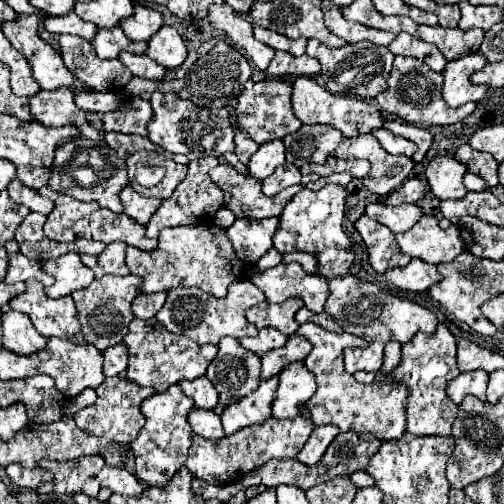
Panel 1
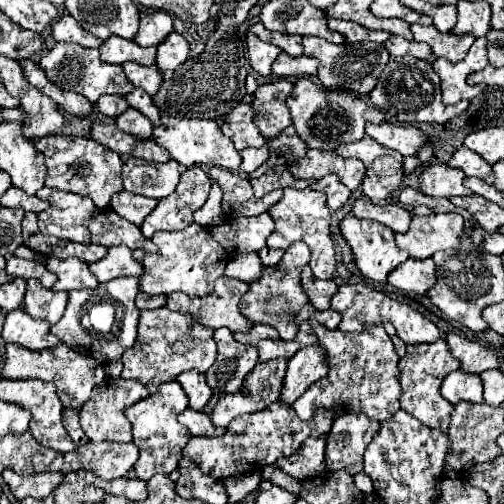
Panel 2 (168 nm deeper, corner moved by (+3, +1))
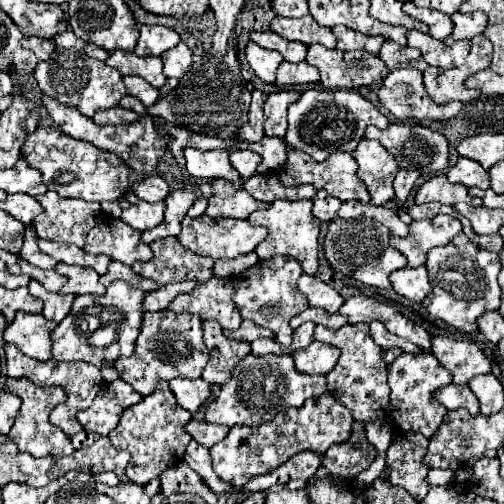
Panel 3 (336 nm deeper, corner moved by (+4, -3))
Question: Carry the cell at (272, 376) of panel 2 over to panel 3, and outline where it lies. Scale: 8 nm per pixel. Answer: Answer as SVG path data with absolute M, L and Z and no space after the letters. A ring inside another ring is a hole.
M248 354L232 372L230 382L226 382L218 394L218 398L206 410L206 422L224 424L224 426L258 426L262 422L272 420L278 412L294 406L300 408L304 400L312 396L320 396L326 392L324 376L308 376L294 370L294 362L290 354L266 354L254 356Z

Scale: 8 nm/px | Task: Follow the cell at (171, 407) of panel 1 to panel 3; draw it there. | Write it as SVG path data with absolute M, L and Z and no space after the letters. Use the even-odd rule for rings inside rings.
M164 380L158 382L158 388L150 396L144 396L142 402L122 412L118 428L110 432L110 442L116 448L124 448L132 454L132 460L126 468L126 476L130 482L144 486L150 480L158 478L166 468L180 464L184 460L186 446L192 440L190 434L184 432L184 426L190 418L192 418L190 412L186 412L184 408L178 408L178 402L174 400L168 388L168 382Z

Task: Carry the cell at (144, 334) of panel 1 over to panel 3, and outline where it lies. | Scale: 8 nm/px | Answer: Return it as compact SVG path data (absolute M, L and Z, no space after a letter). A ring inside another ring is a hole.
M170 310L144 312L140 336L136 340L136 350L130 358L120 358L114 368L120 378L128 382L142 396L154 392L158 380L172 378L200 378L208 362L208 350L202 342L202 320L192 314L174 314Z

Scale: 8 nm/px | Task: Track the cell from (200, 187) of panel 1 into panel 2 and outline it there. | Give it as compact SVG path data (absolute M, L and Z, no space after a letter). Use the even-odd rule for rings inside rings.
M187 168L173 194L163 198L141 226L145 238L159 230L183 230L193 222L193 212L201 208L209 196L211 180L203 168Z

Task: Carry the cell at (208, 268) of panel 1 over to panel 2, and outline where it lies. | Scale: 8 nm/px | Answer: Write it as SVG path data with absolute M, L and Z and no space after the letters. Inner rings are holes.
M189 224L179 232L157 232L151 242L159 248L157 254L133 250L133 256L145 268L145 274L141 276L141 290L145 294L185 292L187 296L207 296L207 292L213 288L213 282L223 276L223 268L229 262L227 252L215 244L207 228L199 224Z

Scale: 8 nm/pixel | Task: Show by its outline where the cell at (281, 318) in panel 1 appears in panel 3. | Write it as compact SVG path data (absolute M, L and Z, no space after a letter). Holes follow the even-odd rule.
M274 256L270 260L260 260L252 268L238 274L236 292L232 296L242 318L254 320L258 326L272 330L276 342L286 348L292 344L292 328L288 326L290 318L308 308L306 296L296 288L296 280L300 278L300 274L302 266L290 256Z

